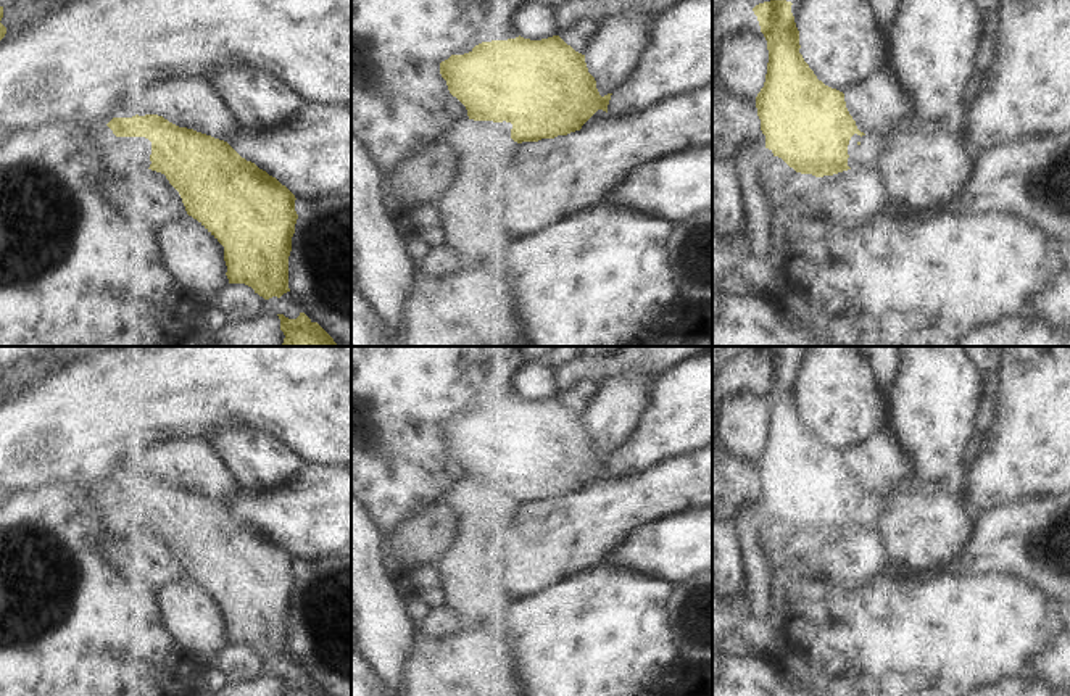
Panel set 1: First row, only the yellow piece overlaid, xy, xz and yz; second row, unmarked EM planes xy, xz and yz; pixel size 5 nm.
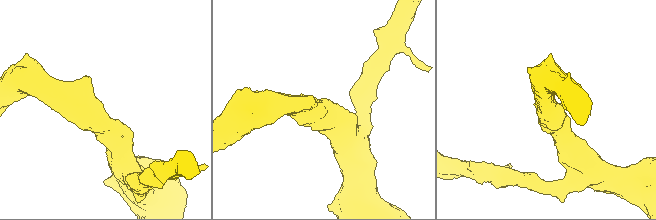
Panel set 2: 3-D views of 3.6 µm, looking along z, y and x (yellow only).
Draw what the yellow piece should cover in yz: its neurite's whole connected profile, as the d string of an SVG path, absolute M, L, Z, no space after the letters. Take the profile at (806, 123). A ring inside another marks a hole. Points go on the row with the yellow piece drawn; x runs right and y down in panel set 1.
M770 0L753 8L761 32L767 40L769 63L765 82L756 97L765 148L801 174L833 176L851 169L848 145L854 134L865 135L856 126L844 102L844 93L825 85L799 53L799 31L791 13L791 2Z

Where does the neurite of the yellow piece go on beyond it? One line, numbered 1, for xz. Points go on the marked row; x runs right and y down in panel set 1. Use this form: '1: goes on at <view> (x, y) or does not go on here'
1: does not go on here

